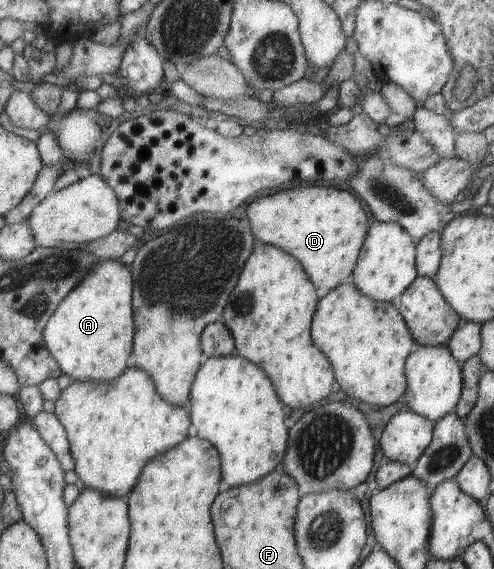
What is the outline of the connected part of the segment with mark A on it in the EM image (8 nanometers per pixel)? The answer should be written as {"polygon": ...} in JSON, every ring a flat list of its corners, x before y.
{"polygon":[[102,260,58,304,44,326,44,345,60,368,74,382,110,382,130,364,134,338,129,267,116,260]]}

